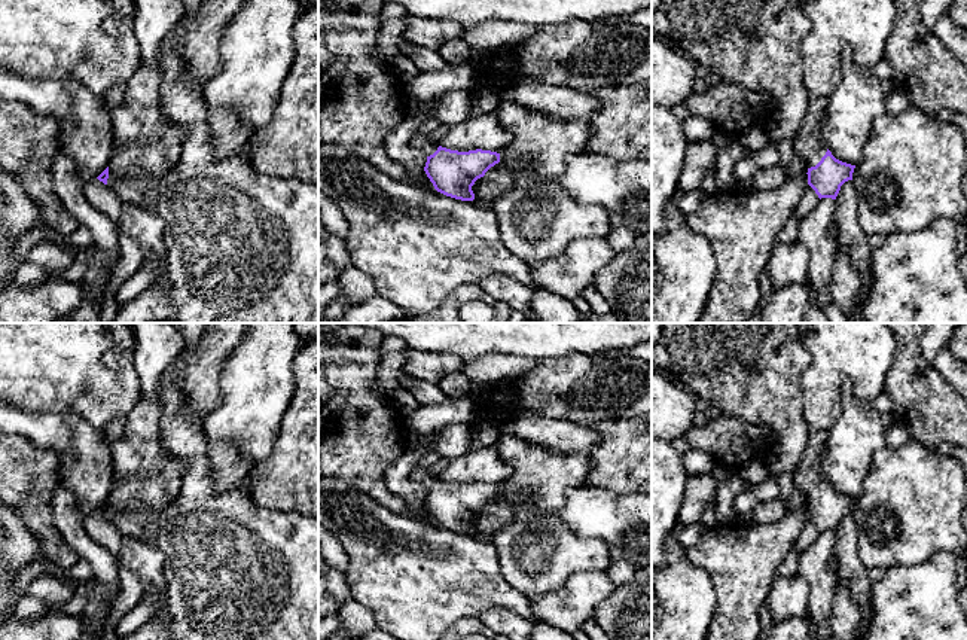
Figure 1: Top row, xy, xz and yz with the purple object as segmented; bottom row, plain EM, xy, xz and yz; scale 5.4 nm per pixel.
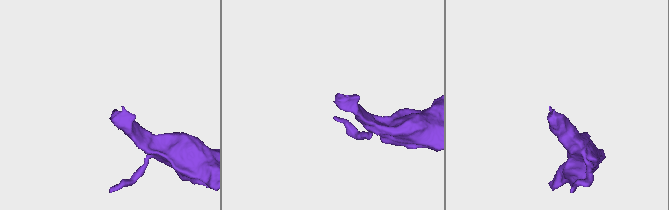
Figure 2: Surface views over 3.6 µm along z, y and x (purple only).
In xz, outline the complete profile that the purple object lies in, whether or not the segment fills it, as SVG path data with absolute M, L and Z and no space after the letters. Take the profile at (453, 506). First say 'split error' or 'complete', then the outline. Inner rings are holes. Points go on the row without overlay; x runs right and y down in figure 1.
split error | M415 466L411 479L427 490L424 505L434 522L446 530L473 534L472 519L500 496L500 487L491 484L458 485L439 479L427 469Z

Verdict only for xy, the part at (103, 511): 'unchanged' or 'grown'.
grown

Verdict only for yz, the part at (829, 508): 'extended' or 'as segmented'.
extended

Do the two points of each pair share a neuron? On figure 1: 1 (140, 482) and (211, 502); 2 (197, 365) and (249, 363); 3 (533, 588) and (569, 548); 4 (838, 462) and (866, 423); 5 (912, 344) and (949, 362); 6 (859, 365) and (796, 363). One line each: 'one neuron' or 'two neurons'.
1: two neurons
2: two neurons
3: one neuron
4: one neuron
5: two neurons
6: two neurons

